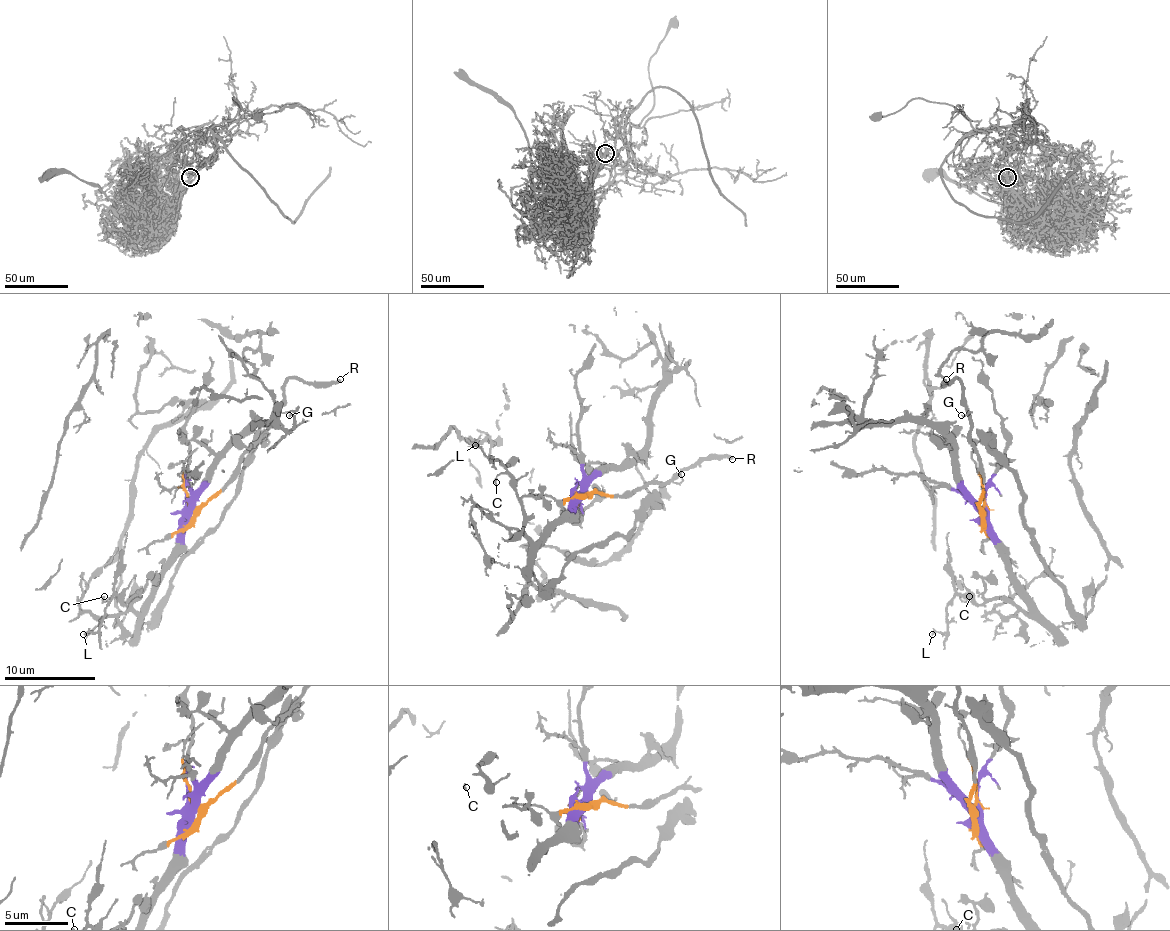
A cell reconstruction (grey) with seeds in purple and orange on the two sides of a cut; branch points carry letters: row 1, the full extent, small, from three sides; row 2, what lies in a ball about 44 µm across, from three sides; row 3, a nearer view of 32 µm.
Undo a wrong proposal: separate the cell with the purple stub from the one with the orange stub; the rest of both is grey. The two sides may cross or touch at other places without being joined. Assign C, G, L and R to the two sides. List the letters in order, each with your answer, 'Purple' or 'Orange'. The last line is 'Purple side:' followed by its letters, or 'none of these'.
C: Purple
G: Orange
L: Purple
R: Orange
Purple side: C, L

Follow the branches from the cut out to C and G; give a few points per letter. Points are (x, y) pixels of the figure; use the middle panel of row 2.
C: (582, 497), (534, 542), (523, 529), (523, 501), (516, 492), (514, 481), (507, 474), (500, 474), (495, 483)
G: (582, 497), (591, 497), (596, 492), (623, 494), (648, 483), (680, 483), (680, 474)

